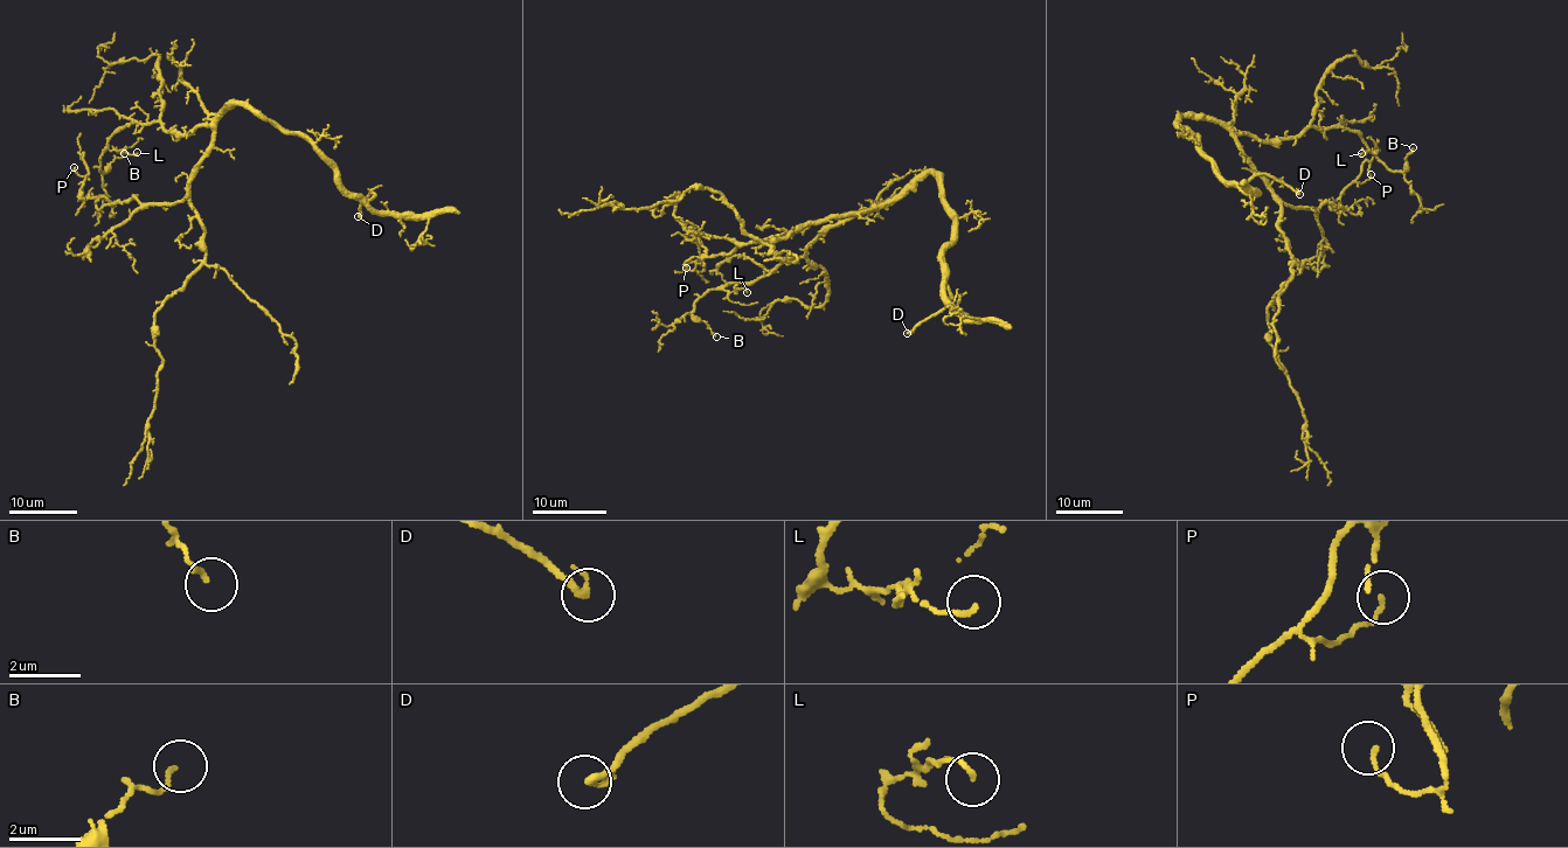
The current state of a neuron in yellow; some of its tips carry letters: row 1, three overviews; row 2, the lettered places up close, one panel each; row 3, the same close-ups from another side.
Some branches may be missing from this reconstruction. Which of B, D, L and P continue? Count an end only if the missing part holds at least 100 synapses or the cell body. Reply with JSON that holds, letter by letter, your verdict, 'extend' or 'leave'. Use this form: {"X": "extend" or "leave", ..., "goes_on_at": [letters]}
{"B": "leave", "D": "leave", "L": "leave", "P": "leave", "goes_on_at": []}

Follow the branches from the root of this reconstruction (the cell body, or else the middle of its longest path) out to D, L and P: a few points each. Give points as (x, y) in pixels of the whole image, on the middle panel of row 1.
D: (840, 219), (872, 210), (934, 172), (954, 215), (943, 256), (950, 297), (907, 333)
L: (840, 219), (872, 212), (825, 226), (803, 257), (782, 261), (753, 282), (733, 282), (723, 287), (747, 292)
P: (840, 219), (806, 222), (786, 235), (736, 244), (728, 254), (708, 257), (692, 230), (700, 257), (686, 268)

